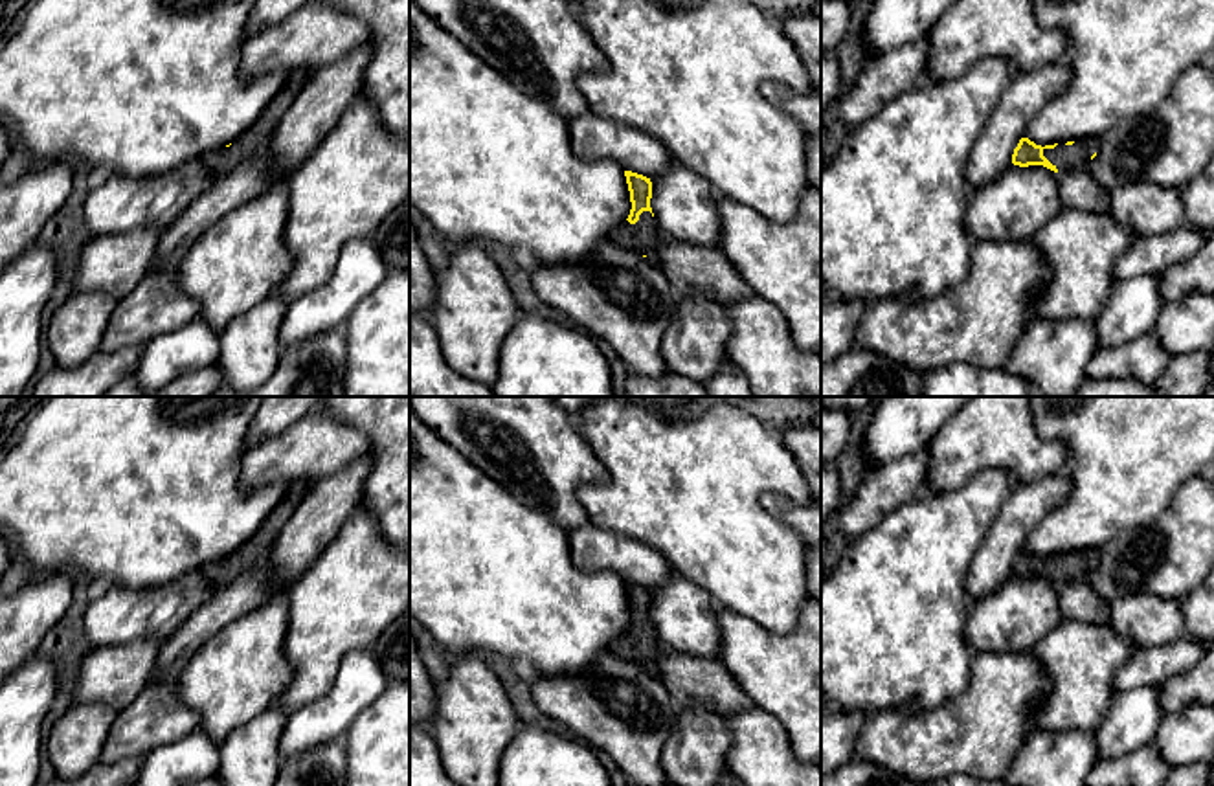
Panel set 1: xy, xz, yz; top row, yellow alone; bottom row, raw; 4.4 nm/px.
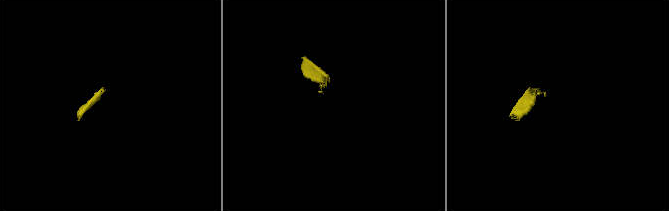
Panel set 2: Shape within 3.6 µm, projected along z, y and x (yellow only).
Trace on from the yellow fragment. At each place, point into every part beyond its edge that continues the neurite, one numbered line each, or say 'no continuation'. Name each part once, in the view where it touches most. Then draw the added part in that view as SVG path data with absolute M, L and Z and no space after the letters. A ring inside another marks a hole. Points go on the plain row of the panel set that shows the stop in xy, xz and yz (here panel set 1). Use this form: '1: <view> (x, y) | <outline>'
1: yz (1064, 568) | M1100 549L1080 551L1073 556L1060 555L1054 560L1043 560L1043 567L1058 580L1065 584L1091 573L1091 567L1098 564Z

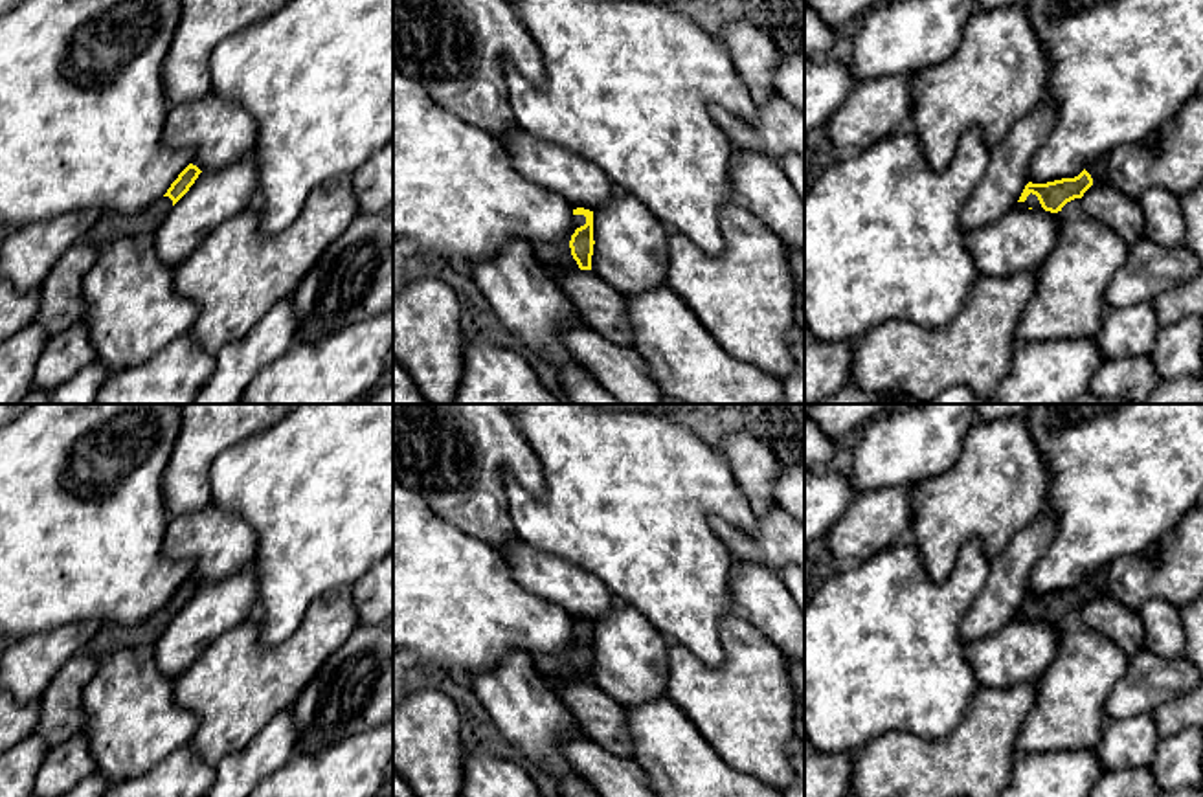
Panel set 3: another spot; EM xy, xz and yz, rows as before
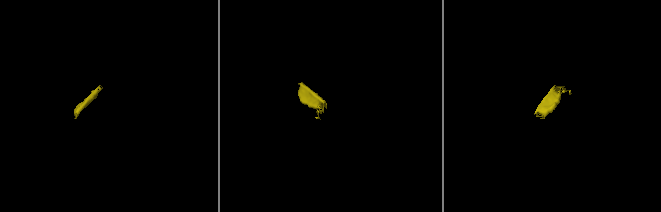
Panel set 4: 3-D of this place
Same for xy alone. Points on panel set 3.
1: xy (109, 639) | M162 608L136 626L123 628L119 624L105 624L90 639L84 650L96 659L103 659L105 656L112 656L125 648L156 645L171 619L173 612L169 608Z

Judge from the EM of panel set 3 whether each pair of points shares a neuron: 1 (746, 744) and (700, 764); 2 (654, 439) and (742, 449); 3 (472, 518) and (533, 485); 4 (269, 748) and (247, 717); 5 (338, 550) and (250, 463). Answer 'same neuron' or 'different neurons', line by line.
1: different neurons
2: different neurons
3: same neuron
4: different neurons
5: same neuron

